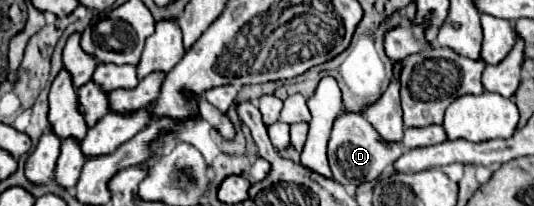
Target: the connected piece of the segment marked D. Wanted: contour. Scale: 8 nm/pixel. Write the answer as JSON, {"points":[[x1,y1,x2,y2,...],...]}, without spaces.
{"points":[[342,112,332,128,332,136,328,142,328,162,332,170,332,178,340,184,364,184,376,180,386,166,394,164,400,158,402,150,398,144,382,142,378,132,372,128,372,124,362,116,354,112]]}

